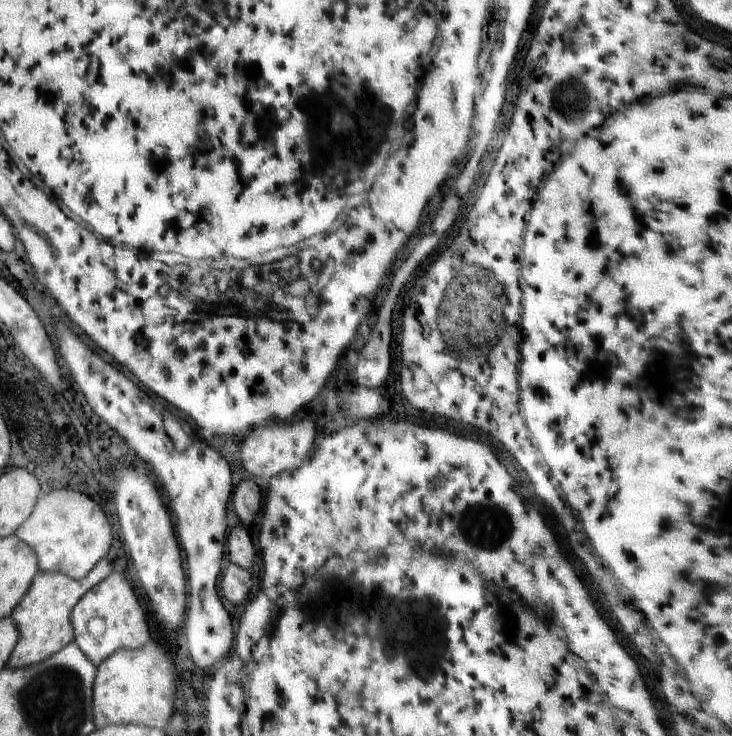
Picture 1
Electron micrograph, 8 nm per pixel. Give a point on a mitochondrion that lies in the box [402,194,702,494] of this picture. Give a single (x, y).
(484, 312)

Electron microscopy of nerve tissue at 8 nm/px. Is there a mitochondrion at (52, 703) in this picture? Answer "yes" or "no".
yes

